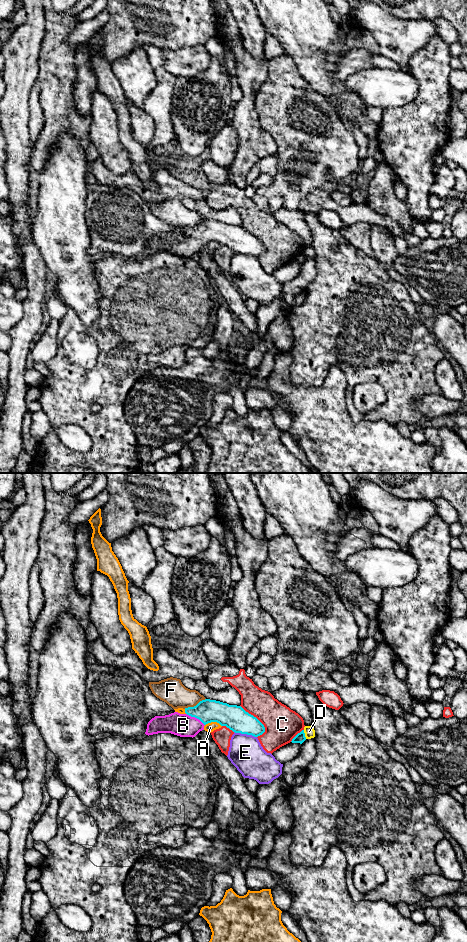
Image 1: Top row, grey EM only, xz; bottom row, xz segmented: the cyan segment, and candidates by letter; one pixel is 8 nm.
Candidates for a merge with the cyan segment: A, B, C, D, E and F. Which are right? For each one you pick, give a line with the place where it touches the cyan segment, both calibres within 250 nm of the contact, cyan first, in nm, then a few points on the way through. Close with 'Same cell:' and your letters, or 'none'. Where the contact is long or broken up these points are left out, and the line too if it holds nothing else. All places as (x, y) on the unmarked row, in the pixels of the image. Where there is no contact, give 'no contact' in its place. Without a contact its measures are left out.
B: meets cyan in xz at (195, 237); 190 nm thick on the cyan side, 190 nm on the other; runs through xz (207, 231), (195, 237), (187, 245), (183, 245)
Same cell: B

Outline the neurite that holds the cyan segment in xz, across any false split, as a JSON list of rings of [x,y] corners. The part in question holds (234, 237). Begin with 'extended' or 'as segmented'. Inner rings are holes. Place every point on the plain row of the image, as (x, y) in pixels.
extended | [[[205,219],[194,227],[185,228],[185,233],[155,236],[148,244],[145,254],[171,253],[180,257],[195,257],[204,246],[217,242],[235,253],[258,257],[265,252],[264,245],[241,226],[229,225]]]

